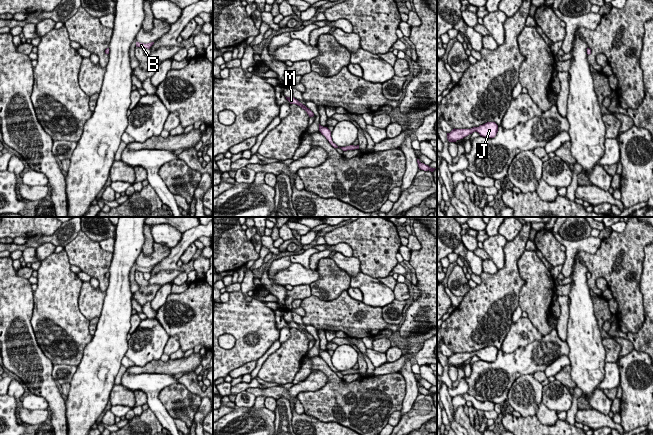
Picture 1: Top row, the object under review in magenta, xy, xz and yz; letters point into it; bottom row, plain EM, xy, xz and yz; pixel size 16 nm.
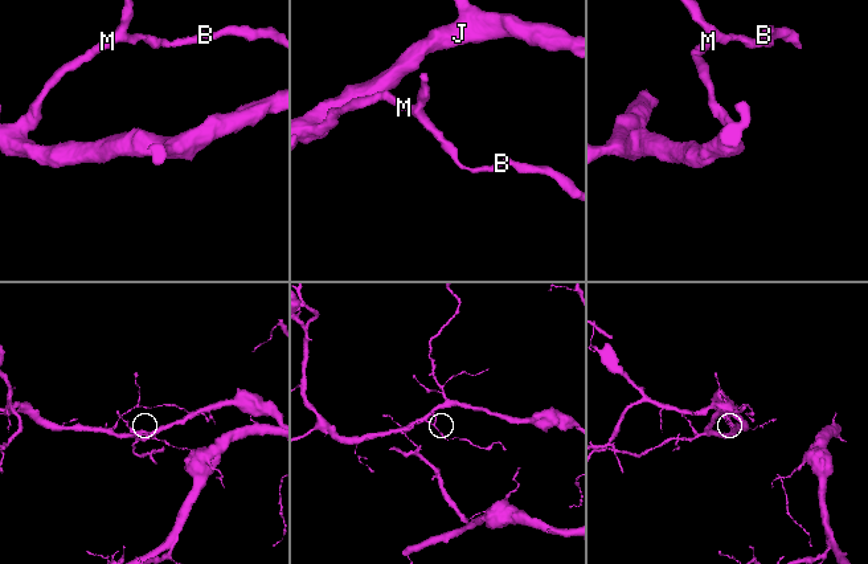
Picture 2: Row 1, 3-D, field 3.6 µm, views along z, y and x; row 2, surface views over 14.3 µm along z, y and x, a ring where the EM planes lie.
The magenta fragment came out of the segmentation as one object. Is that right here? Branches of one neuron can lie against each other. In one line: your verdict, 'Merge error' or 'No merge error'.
Merge error

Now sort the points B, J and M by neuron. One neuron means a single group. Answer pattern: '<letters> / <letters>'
B / J M

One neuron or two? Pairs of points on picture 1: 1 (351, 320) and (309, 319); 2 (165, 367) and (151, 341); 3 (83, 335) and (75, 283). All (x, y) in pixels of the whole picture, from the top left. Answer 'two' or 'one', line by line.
1: one
2: two
3: one

